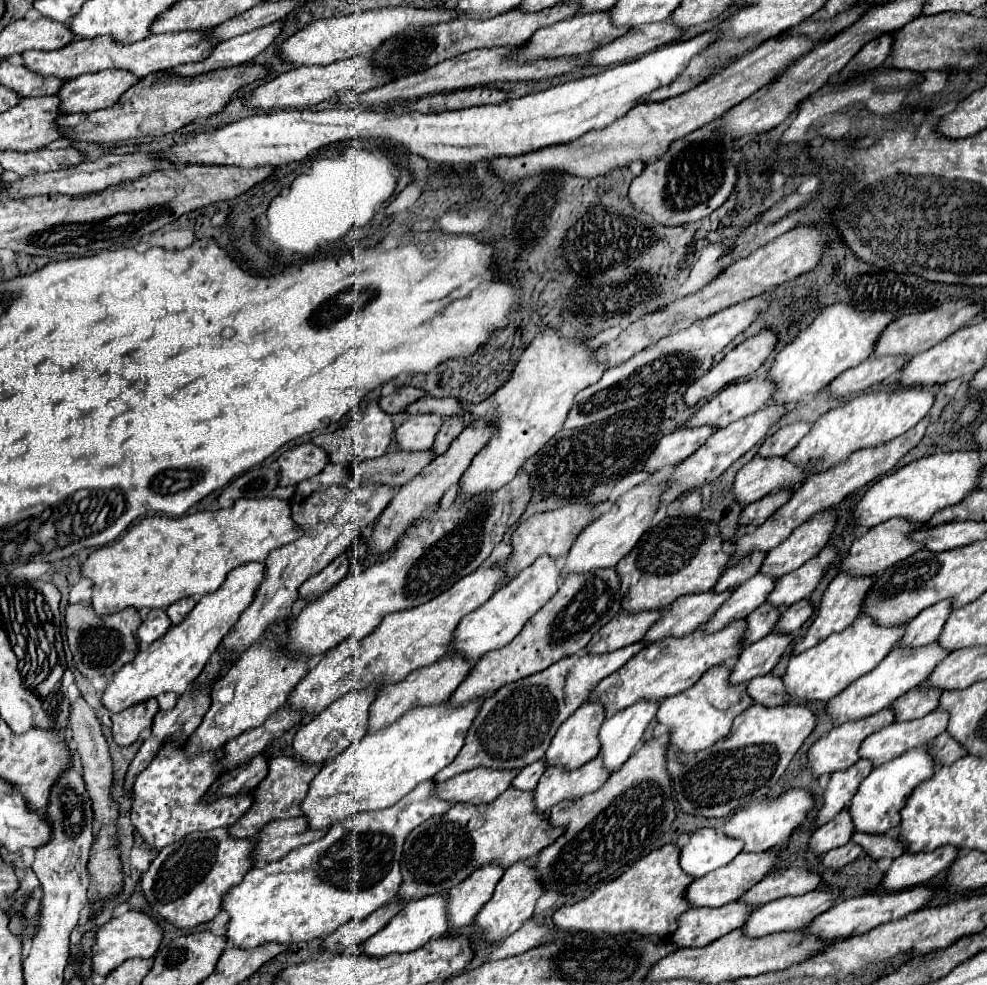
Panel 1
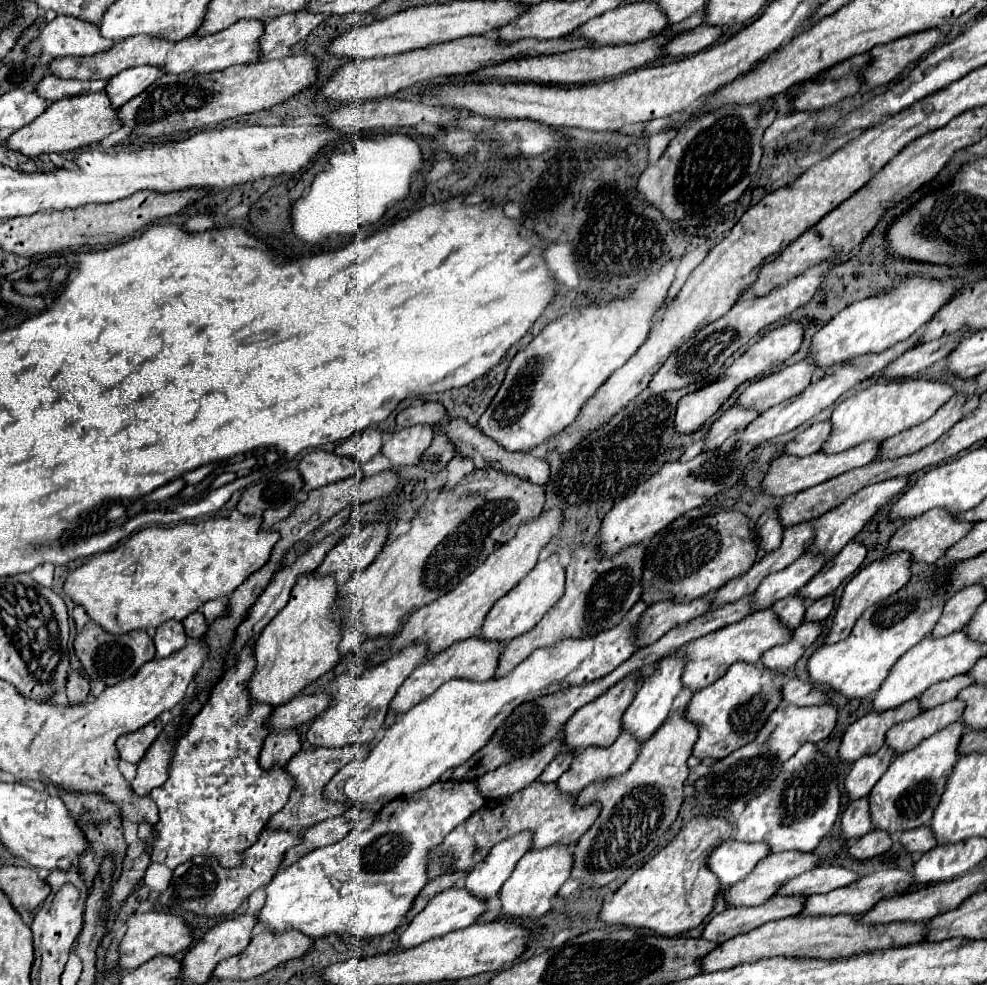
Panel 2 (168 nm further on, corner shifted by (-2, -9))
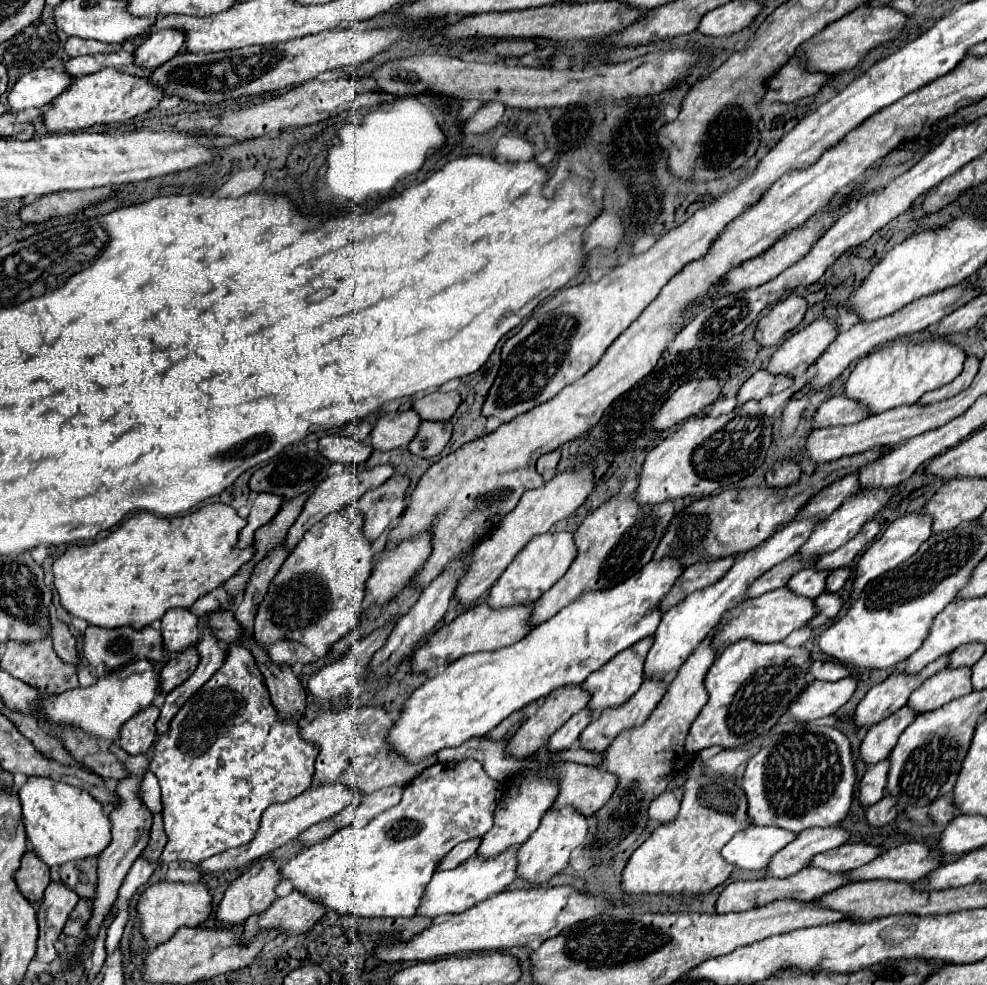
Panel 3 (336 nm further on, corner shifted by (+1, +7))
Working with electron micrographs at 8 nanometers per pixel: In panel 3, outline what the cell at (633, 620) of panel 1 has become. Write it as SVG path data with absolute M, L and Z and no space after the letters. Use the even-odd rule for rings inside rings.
M726 556L720 560L708 560L710 564L692 564L692 568L686 568L684 574L678 578L678 582L672 586L668 596L662 600L662 610L676 606L680 600L684 600L688 594L702 590L714 582L718 582L734 564L736 556Z

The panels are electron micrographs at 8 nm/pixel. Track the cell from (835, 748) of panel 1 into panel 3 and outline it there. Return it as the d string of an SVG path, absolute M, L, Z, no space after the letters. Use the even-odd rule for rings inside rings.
M950 654L940 656L938 660L928 664L916 676L904 676L904 672L898 672L894 676L888 676L884 682L872 686L856 708L856 714L854 714L856 724L858 726L876 724L876 722L888 718L898 708L902 708L908 702L908 696L916 688L920 688L926 678L934 676L936 672L940 672L942 668L948 666L948 656Z

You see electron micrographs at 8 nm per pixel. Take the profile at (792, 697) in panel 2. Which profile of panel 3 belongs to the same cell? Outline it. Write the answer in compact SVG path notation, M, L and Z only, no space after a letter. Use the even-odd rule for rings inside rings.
M814 662L810 666L810 678L816 680L840 680L850 676L850 670L840 662Z

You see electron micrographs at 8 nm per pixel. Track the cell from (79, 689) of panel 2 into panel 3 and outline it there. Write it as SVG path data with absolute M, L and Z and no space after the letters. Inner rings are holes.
M56 616L50 618L50 624L52 624L50 636L52 636L52 640L54 640L54 650L56 650L56 654L58 654L64 662L76 664L76 662L78 662L78 652L76 652L76 640L74 640L72 632L70 632L68 626L66 626L62 620L58 620Z

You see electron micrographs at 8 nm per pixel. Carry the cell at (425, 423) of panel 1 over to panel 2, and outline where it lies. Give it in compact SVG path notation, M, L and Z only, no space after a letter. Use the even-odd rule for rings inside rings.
M409 426L391 436L387 444L383 444L381 452L391 460L395 468L419 464L423 452L429 448L433 440L431 426Z

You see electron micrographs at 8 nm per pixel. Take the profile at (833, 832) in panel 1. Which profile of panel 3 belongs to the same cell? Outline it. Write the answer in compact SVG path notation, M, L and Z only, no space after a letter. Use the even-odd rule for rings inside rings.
M888 758L870 766L860 782L860 802L862 806L876 804L886 794L888 782Z

